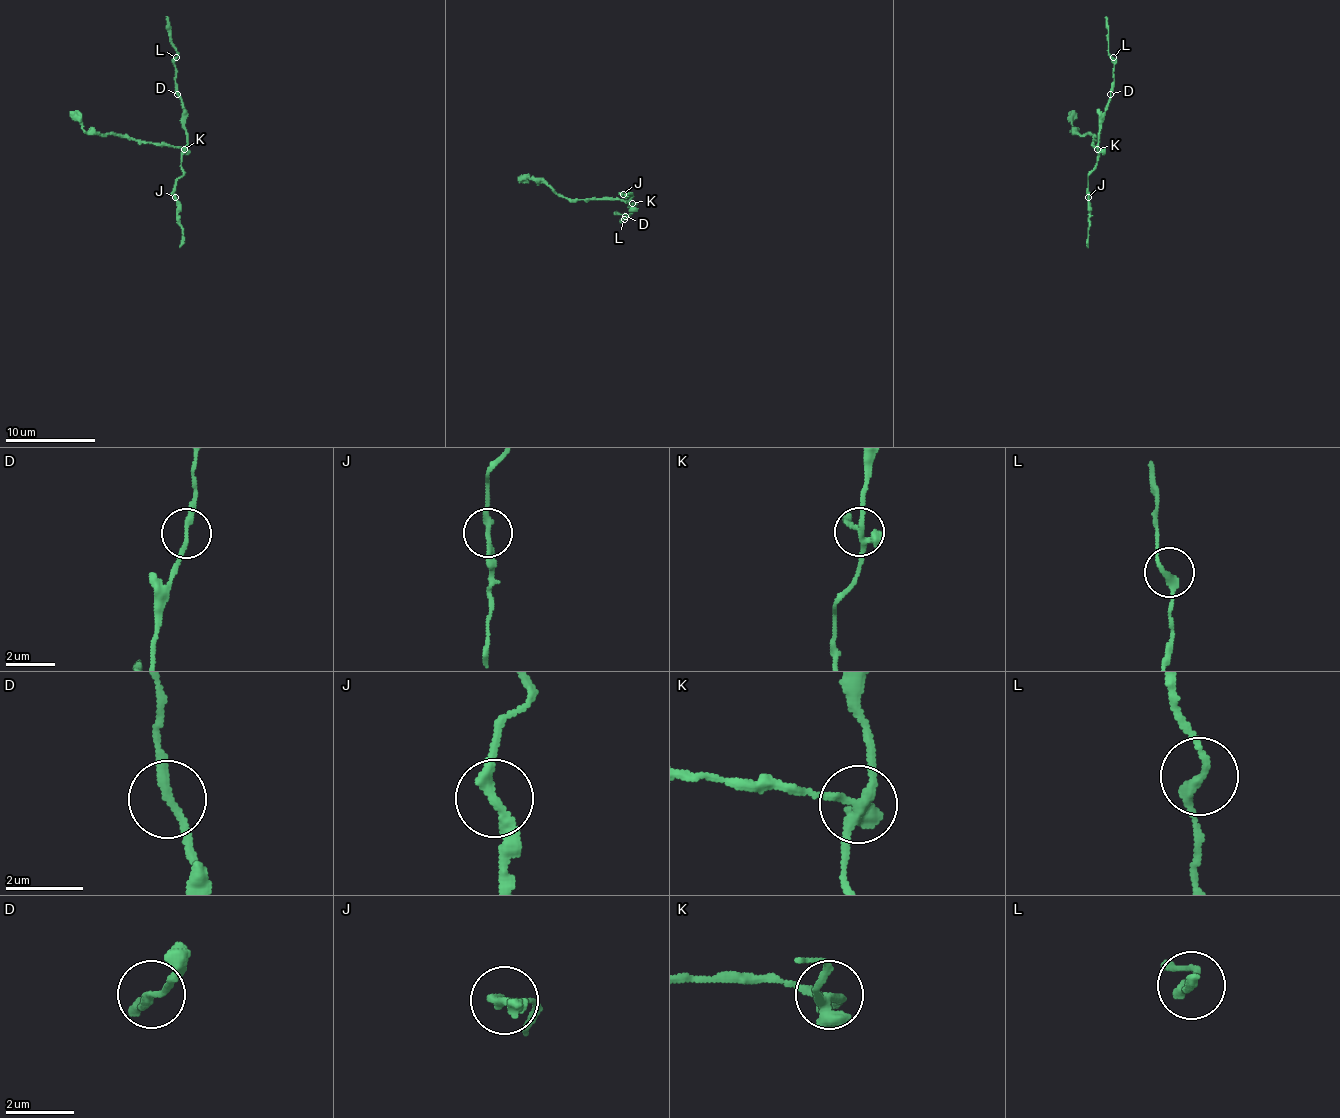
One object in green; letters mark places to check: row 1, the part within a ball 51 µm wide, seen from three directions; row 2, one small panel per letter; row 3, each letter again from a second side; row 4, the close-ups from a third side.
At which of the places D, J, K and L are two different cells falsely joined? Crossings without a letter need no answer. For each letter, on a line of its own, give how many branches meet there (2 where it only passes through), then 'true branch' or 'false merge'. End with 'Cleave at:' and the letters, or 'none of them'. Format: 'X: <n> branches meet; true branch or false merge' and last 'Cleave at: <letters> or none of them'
D: 2 branches meet; true branch
J: 2 branches meet; false merge
K: 3 branches meet; false merge
L: 2 branches meet; true branch
Cleave at: J, K

